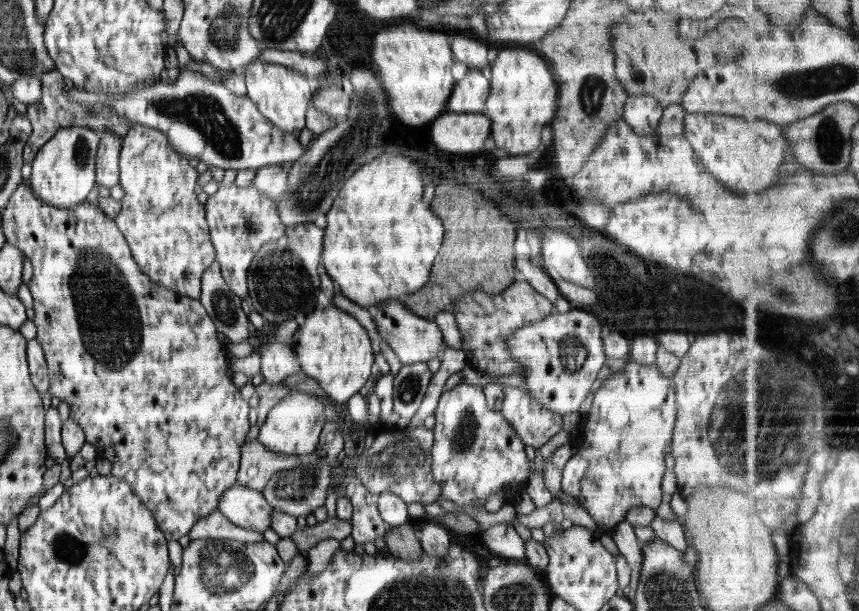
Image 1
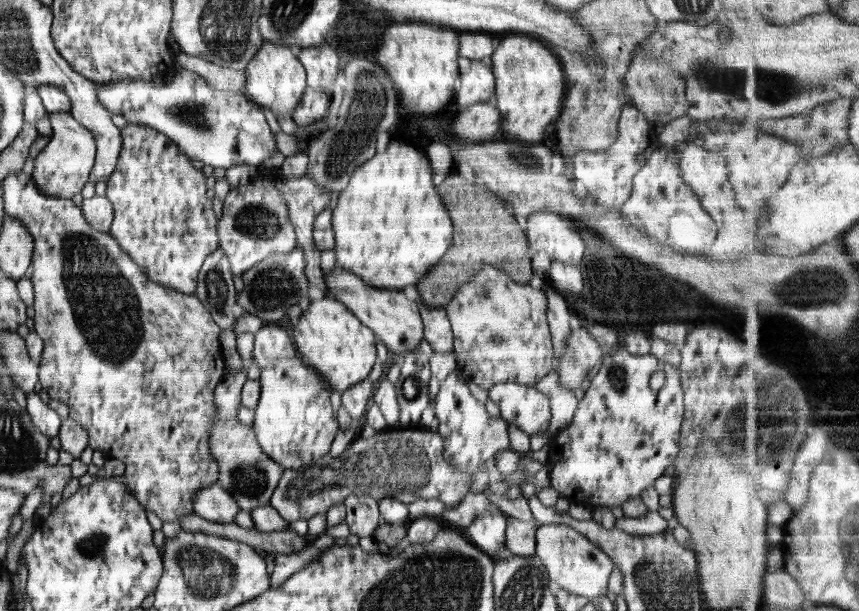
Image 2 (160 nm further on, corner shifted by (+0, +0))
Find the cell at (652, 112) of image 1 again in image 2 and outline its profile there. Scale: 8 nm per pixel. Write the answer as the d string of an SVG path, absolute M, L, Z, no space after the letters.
M630 104L623 106L616 142L603 151L579 150L571 158L574 180L580 180L594 202L607 209L618 209L631 195L634 175L644 166L650 148L649 123L643 112Z

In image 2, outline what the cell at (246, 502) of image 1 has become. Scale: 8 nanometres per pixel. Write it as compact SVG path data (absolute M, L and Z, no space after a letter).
M210 484L200 488L191 500L193 512L210 522L234 523L234 516L240 510L237 500L222 486Z

